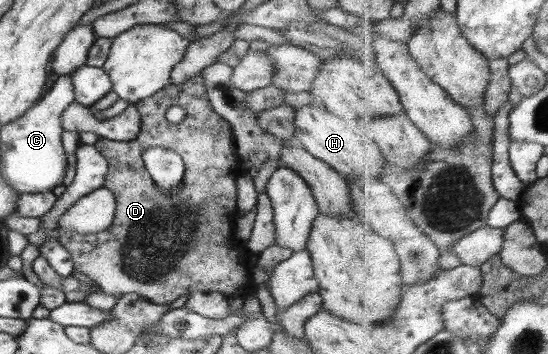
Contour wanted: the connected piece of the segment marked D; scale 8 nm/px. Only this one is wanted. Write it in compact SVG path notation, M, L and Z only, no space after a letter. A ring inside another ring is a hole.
M200 74L197 76L191 76L189 79L186 79L184 83L179 85L167 85L164 89L157 91L157 93L151 96L151 98L140 100L133 105L140 118L139 134L137 134L137 138L128 142L114 142L106 140L105 138L97 138L97 141L95 141L92 146L107 163L107 174L102 186L105 189L108 189L115 198L115 211L113 212L113 221L111 221L111 225L109 225L105 231L99 231L99 233L79 235L79 233L67 233L67 231L63 231L63 233L59 233L57 236L58 242L71 256L74 270L83 273L85 277L91 279L91 281L99 287L99 291L106 293L107 295L121 297L121 295L126 293L136 293L137 295L144 297L149 303L155 305L168 305L172 301L175 301L177 297L185 295L185 293L191 293L192 291L216 291L226 297L233 295L238 291L245 291L247 294L250 293L250 289L255 286L250 278L251 271L253 270L253 266L249 264L251 254L244 252L244 246L233 239L233 223L239 215L236 206L235 180L238 177L241 177L245 171L243 171L241 164L239 163L239 158L235 154L231 127L228 126L221 117L217 116L217 114L213 112L213 109L211 109L211 106L209 106L209 101L207 100L207 96L205 96L205 81L201 79ZM171 106L179 106L186 111L184 119L177 124L171 124L164 120L164 113L167 108ZM151 147L159 147L173 151L175 154L179 155L179 158L183 161L184 174L182 175L182 180L180 181L176 192L167 195L159 188L150 185L150 177L148 176L147 170L143 168L141 156L145 149Z

